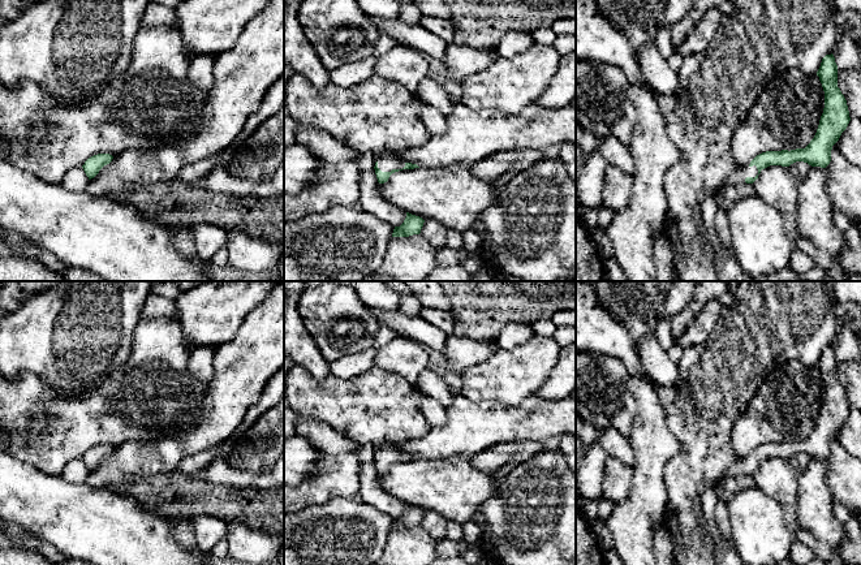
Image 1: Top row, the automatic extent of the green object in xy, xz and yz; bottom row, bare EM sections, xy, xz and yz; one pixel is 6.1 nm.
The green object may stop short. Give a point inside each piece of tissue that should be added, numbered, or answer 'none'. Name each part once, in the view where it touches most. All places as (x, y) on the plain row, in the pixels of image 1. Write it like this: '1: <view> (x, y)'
1: xz (388, 452)

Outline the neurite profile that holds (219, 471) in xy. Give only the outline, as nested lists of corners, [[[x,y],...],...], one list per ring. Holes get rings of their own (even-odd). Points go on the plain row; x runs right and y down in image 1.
[[[284,453],[270,471],[255,473],[231,467],[223,458],[214,461],[207,469],[193,478],[211,483],[268,491],[284,484]]]

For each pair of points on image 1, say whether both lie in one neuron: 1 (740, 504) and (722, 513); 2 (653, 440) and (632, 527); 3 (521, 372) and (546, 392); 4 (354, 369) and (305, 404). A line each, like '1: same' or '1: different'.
1: different
2: same
3: different
4: different

